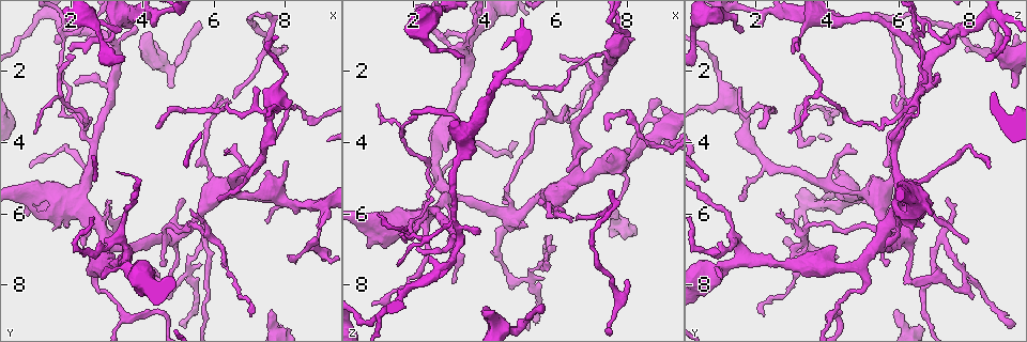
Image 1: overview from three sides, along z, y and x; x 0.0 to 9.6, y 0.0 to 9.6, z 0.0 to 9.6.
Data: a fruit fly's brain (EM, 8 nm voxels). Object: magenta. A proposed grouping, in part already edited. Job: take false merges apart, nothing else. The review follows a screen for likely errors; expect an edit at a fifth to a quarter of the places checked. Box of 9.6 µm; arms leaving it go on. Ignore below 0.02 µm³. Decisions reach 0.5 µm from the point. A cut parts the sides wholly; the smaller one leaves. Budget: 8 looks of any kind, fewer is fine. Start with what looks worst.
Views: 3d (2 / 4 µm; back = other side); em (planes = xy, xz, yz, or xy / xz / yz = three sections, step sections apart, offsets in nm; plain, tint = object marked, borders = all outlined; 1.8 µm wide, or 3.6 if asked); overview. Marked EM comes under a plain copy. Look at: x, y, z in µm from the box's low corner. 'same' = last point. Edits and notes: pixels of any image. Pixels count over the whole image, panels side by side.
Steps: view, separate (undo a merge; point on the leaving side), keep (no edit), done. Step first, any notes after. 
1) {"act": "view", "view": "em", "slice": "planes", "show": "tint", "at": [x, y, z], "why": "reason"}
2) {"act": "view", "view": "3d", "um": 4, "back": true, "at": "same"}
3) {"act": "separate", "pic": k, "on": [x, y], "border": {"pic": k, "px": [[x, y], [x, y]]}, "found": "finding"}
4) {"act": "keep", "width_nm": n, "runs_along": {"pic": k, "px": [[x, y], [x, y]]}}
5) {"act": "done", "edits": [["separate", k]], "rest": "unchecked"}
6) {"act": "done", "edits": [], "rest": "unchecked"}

{"act": "view", "view": "em", "um": 3.6, "slice": "xy", "step": 16, "show": "tint", "at": [4.85, 6.60, 6.15], "why": "calibre changes"}

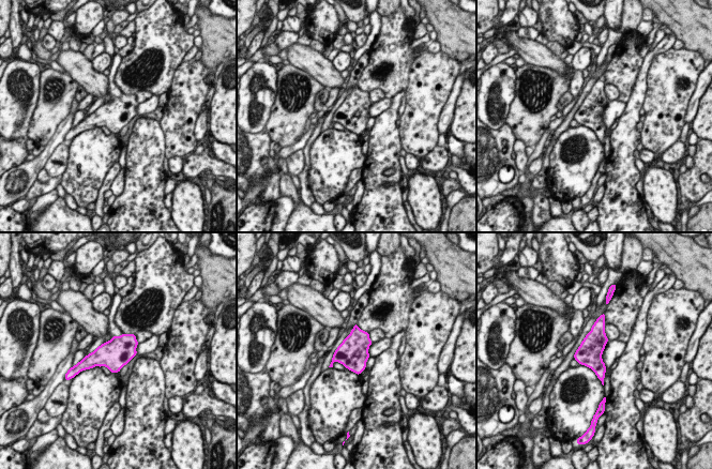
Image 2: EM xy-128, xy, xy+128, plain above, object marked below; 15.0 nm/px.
{"act": "view", "view": "em", "um": 3.6, "slice": "xz", "step": 8, "show": "tint", "at": "same", "why": "cut it another way"}

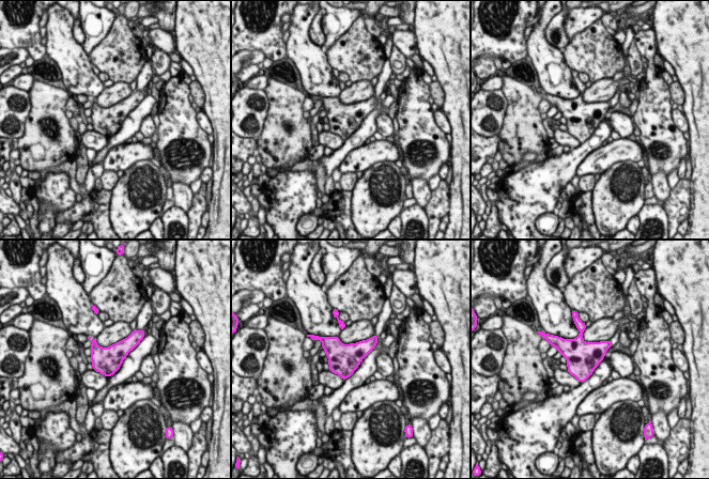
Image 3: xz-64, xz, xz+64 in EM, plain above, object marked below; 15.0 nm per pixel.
{"act": "keep", "found": "all the same neuron"}

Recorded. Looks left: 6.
{"act": "view", "view": "em", "slice": "planes", "show": "tint", "at": [2.60, 4.00, 5.95], "why": "four arms meet"}

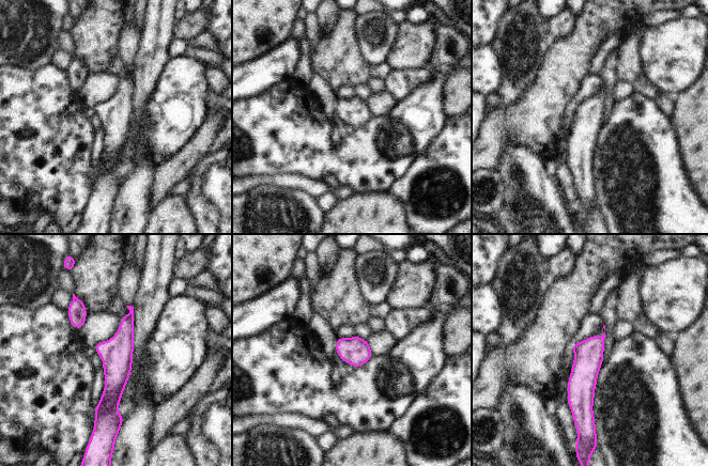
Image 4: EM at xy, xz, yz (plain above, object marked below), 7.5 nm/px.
{"act": "keep", "runs_along": {"pic": 4, "px": [[131, 315], [117, 353], [107, 418]]}, "found": "all the same neuron"}

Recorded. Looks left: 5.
{"act": "view", "view": "em", "slice": "yz", "step": 4, "show": "tint", "at": [7.55, 4.05, 3.20], "why": "abrupt turn"}

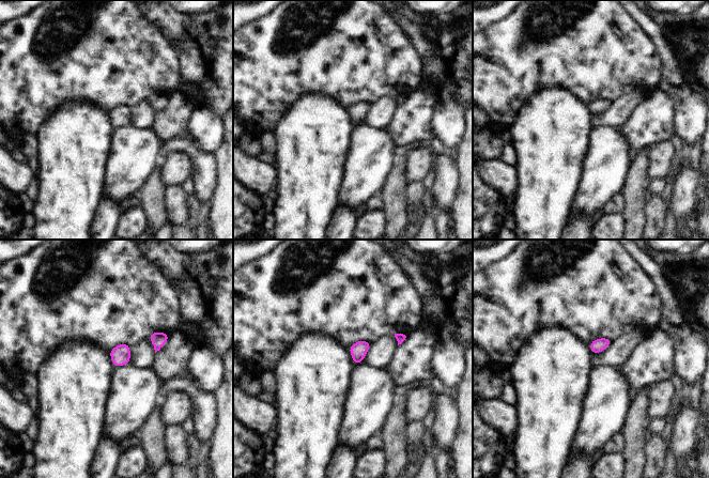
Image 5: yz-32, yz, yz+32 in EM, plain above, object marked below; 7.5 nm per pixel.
{"act": "keep", "found": "continuous, no second neuron"}

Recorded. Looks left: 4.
{"act": "done", "edits": [], "rest": "unchecked"}

